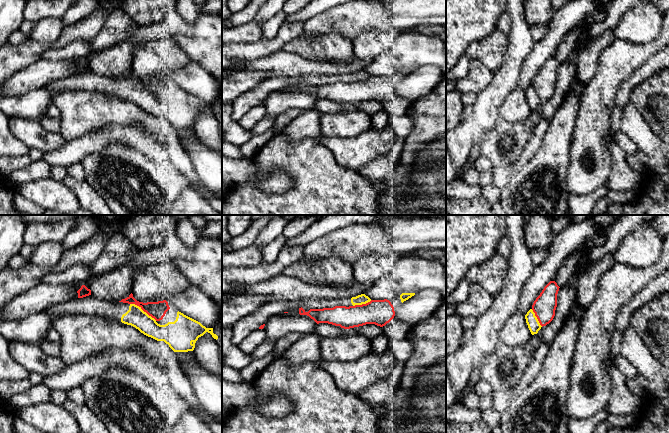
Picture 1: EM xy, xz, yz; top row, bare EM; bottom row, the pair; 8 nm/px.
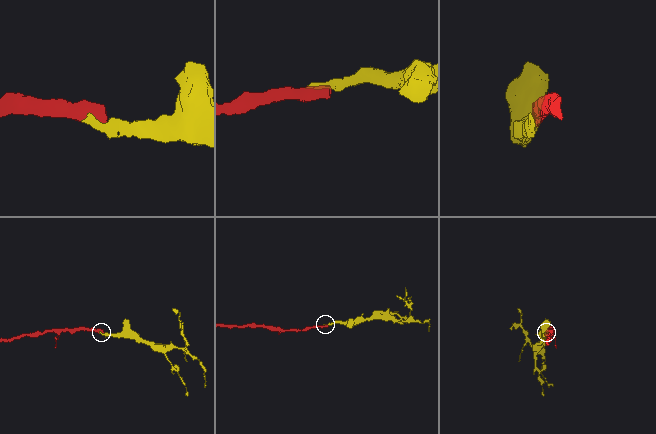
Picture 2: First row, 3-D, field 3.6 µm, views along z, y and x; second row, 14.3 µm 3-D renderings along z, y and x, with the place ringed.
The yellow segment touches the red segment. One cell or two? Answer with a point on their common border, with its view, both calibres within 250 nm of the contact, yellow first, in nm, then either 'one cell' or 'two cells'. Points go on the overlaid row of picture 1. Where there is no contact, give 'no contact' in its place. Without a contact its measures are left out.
xy (142, 310) | 160/140 nm | one cell

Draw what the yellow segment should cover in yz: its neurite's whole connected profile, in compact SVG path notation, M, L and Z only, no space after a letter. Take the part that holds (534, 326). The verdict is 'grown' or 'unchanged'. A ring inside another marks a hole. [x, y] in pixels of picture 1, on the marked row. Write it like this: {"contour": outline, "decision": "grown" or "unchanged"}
{"contour": "M550 281L525 315L526 323L532 335L537 334L543 326L553 320L559 288L555 281Z", "decision": "grown"}

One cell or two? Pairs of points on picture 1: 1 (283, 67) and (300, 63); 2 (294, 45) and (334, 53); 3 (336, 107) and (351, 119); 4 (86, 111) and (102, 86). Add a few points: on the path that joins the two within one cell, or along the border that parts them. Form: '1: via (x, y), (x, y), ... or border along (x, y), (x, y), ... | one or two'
1: via (287, 65), (296, 65) | one
2: via (304, 46), (324, 47) | one
3: border along (366, 113), (351, 111), (321, 114) | two
4: border along (75, 89), (96, 91), (98, 93) | two

